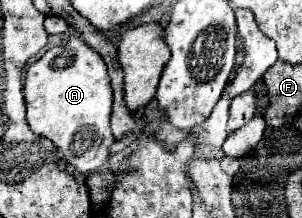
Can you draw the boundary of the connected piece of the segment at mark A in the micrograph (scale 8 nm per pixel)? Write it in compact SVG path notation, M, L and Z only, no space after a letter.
M70 38L56 48L50 48L40 60L26 68L24 100L28 112L28 124L36 136L52 140L56 152L76 172L96 172L110 158L110 146L116 142L110 130L112 112L112 88L106 72L106 64L98 52L94 52L82 38Z

